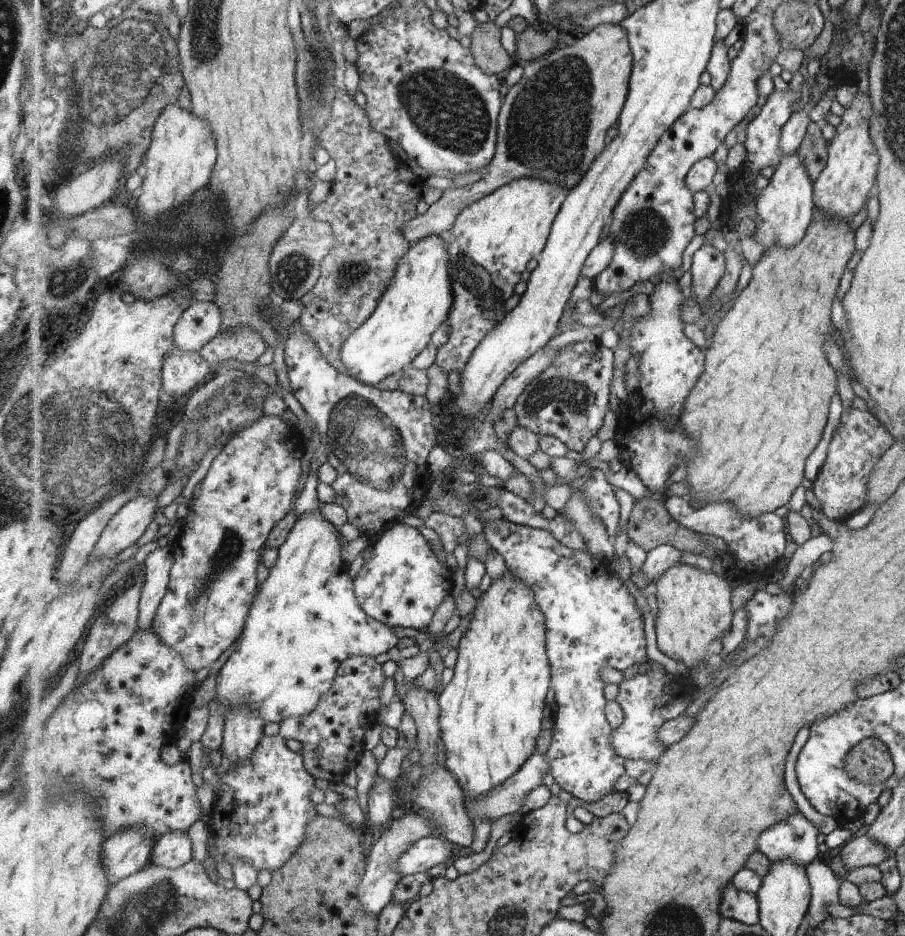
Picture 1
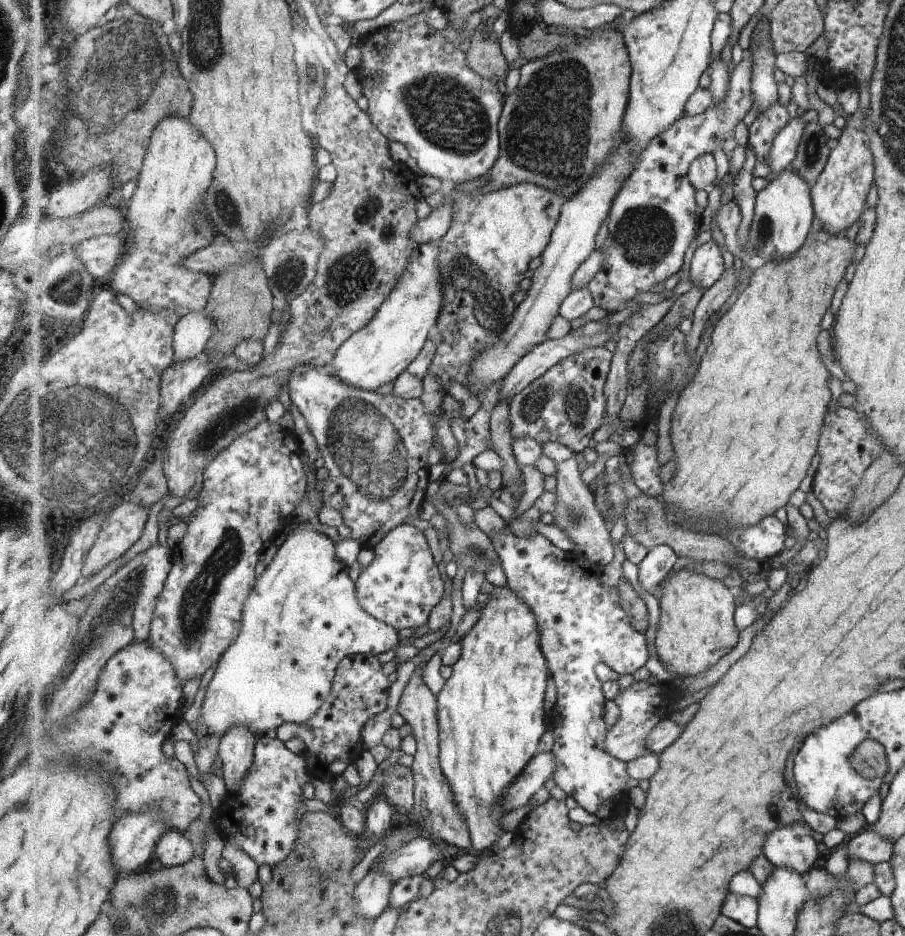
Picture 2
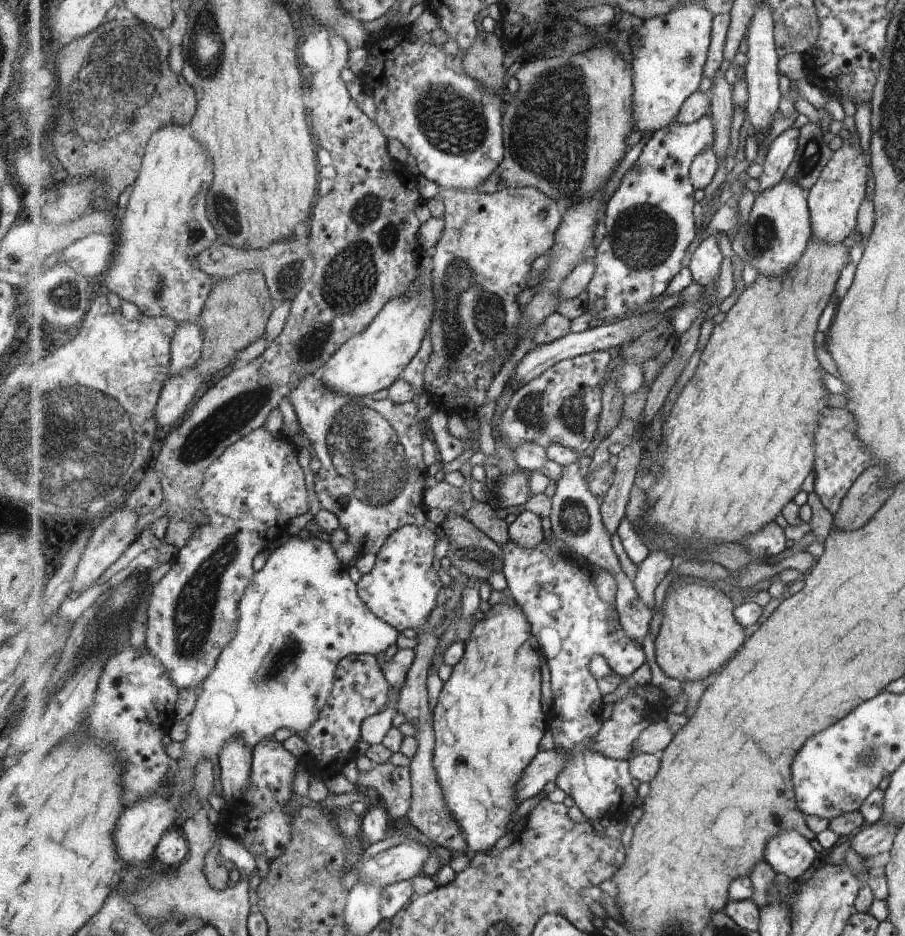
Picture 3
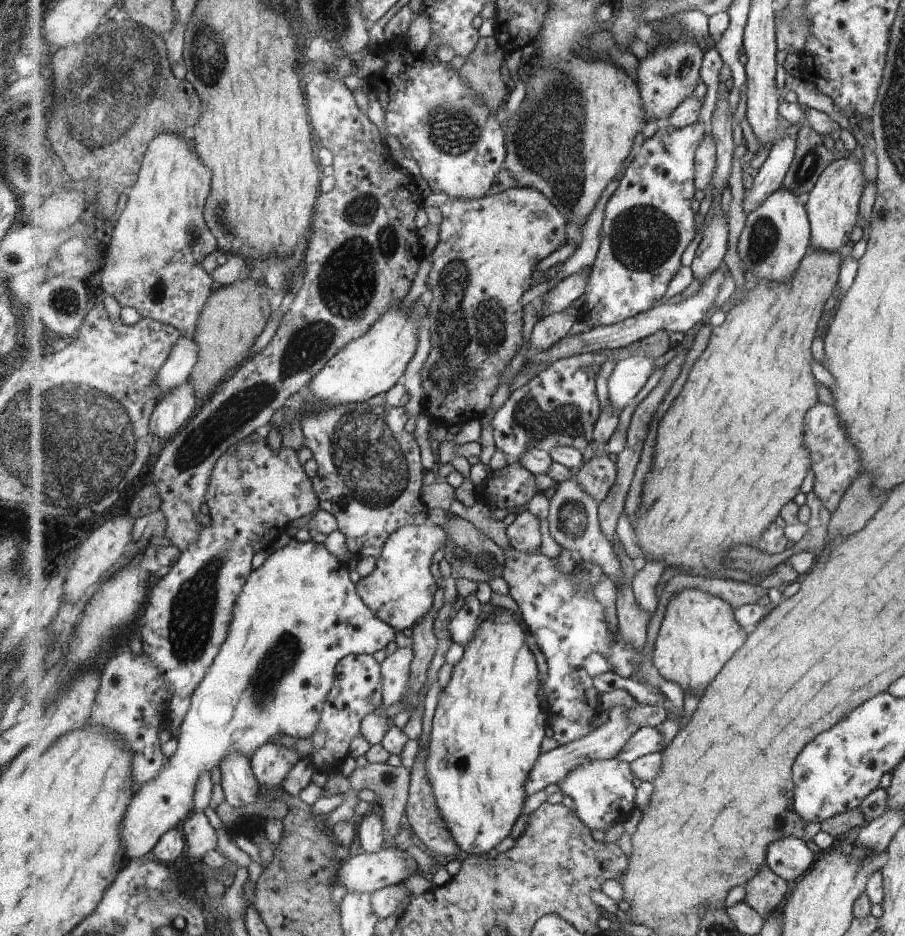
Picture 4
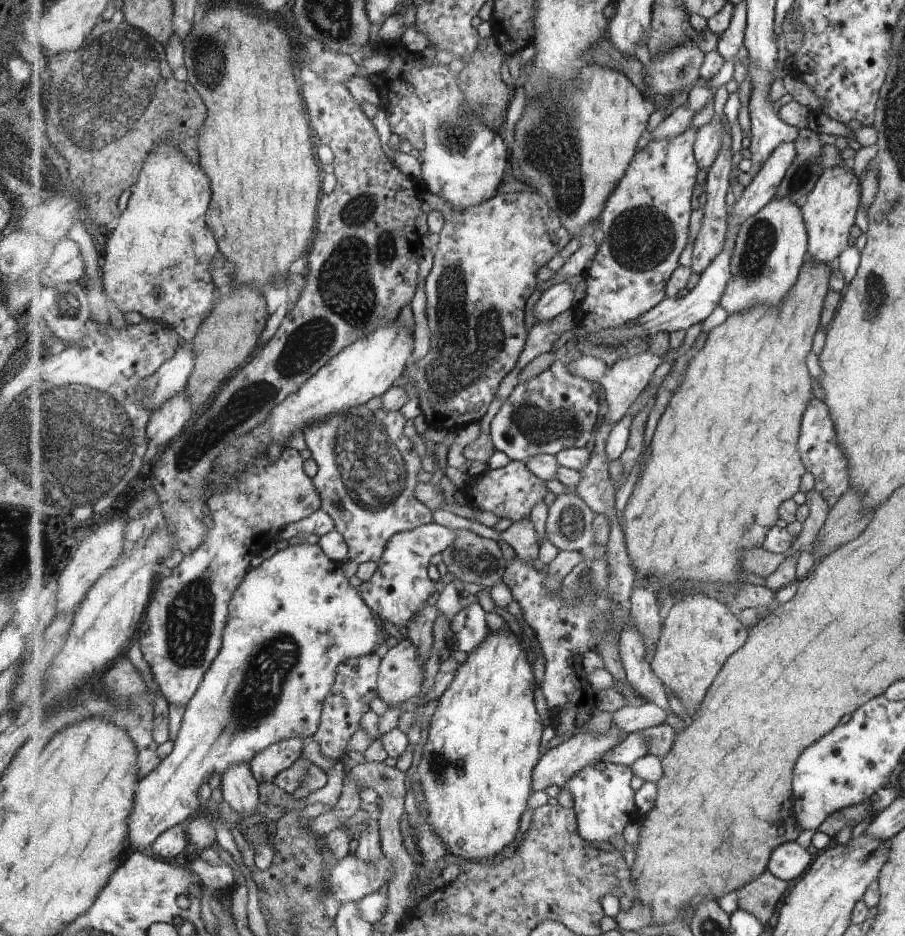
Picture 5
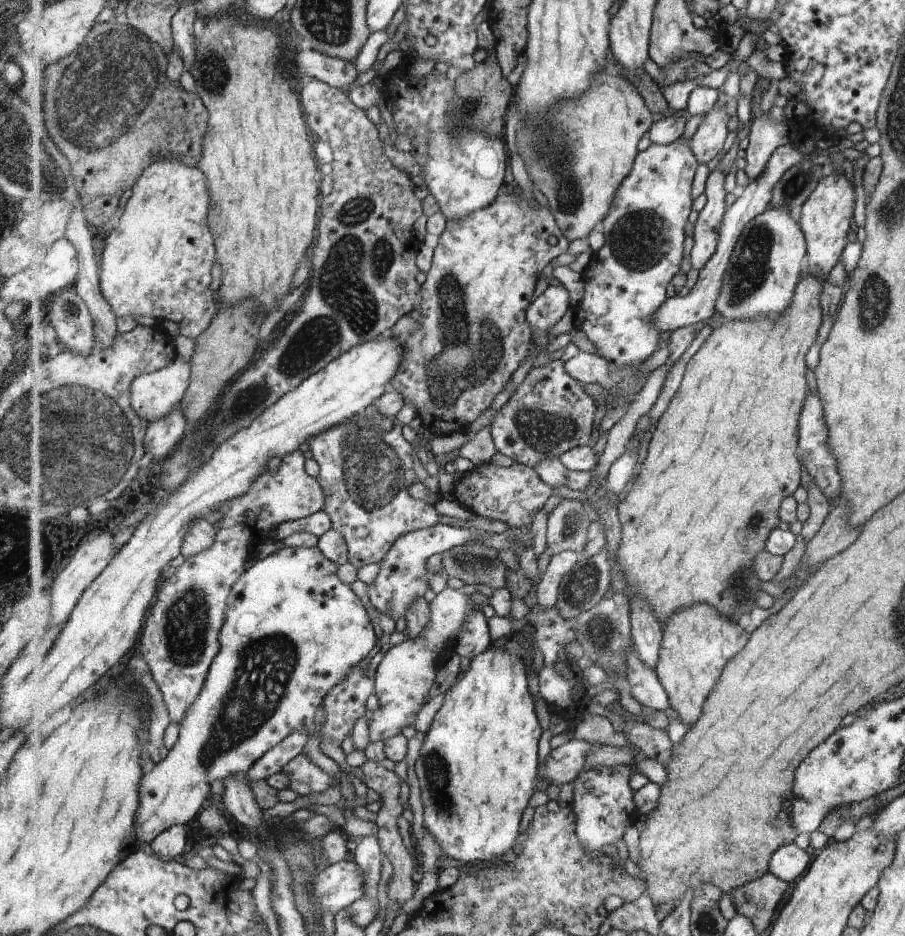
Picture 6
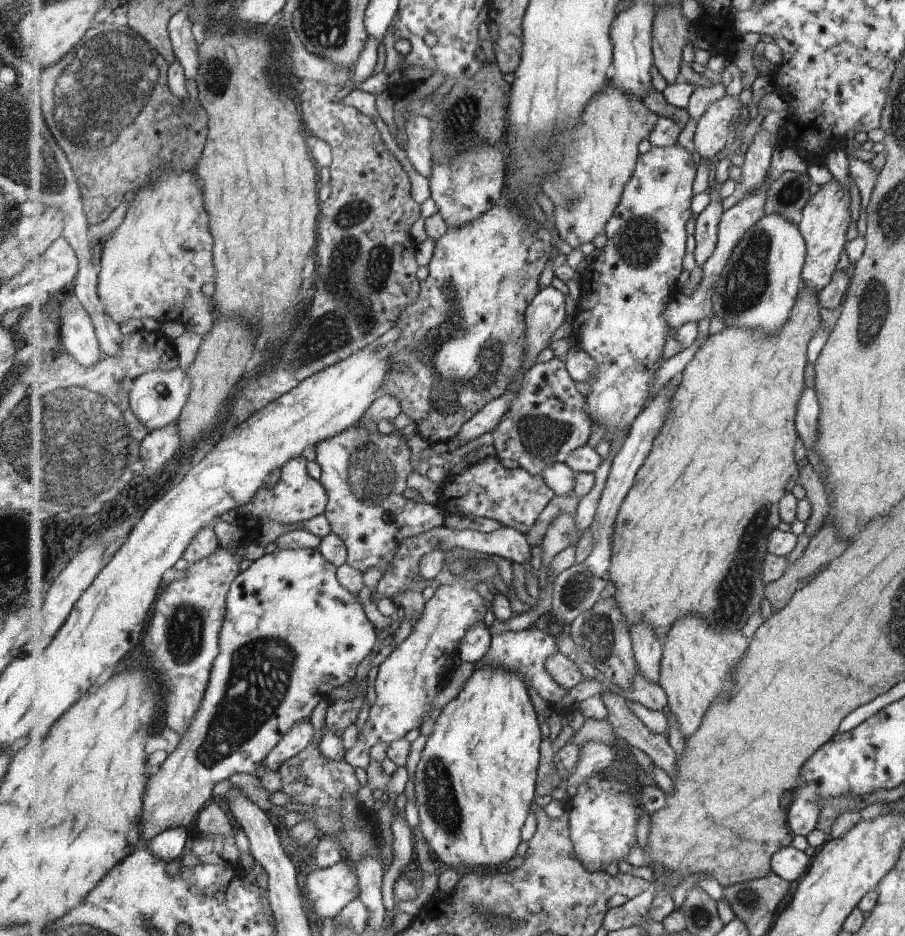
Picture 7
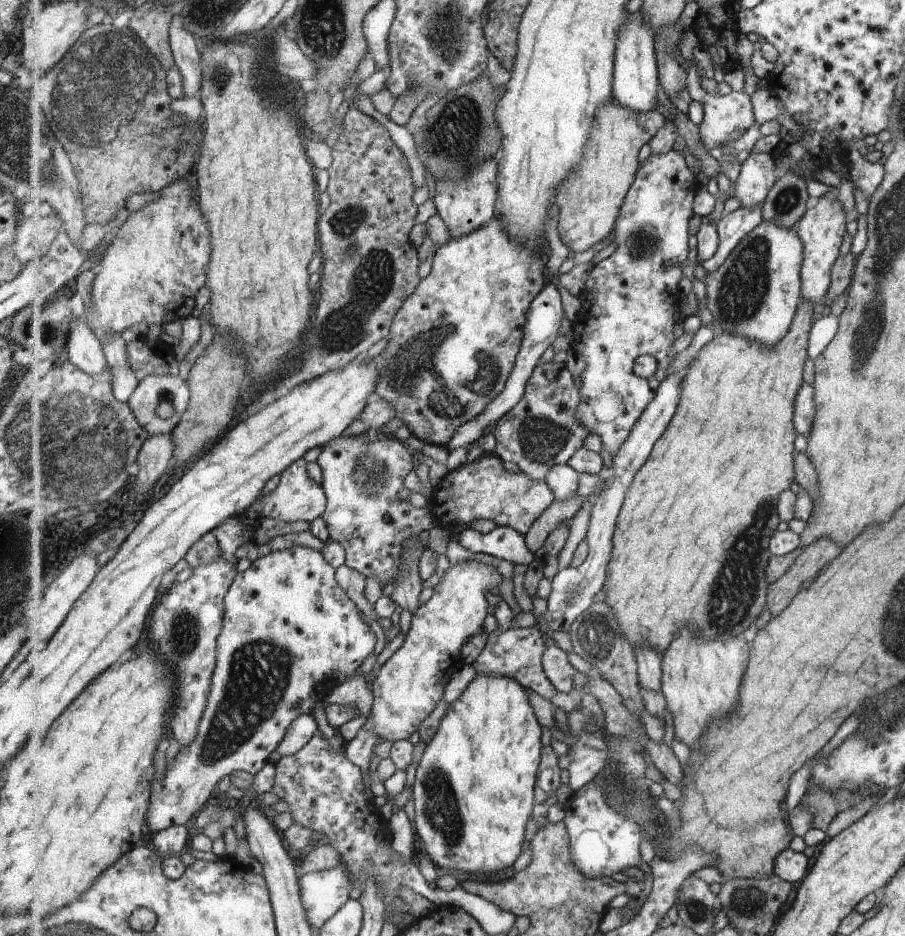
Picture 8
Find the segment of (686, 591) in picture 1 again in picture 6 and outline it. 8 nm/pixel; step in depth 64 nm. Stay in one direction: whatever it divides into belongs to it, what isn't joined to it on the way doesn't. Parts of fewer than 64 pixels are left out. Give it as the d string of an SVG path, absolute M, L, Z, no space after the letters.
M695 603L674 612L664 626L660 655L654 669L669 693L671 713L692 729L727 663L746 647L751 634L747 634L737 621L726 619L709 603Z

